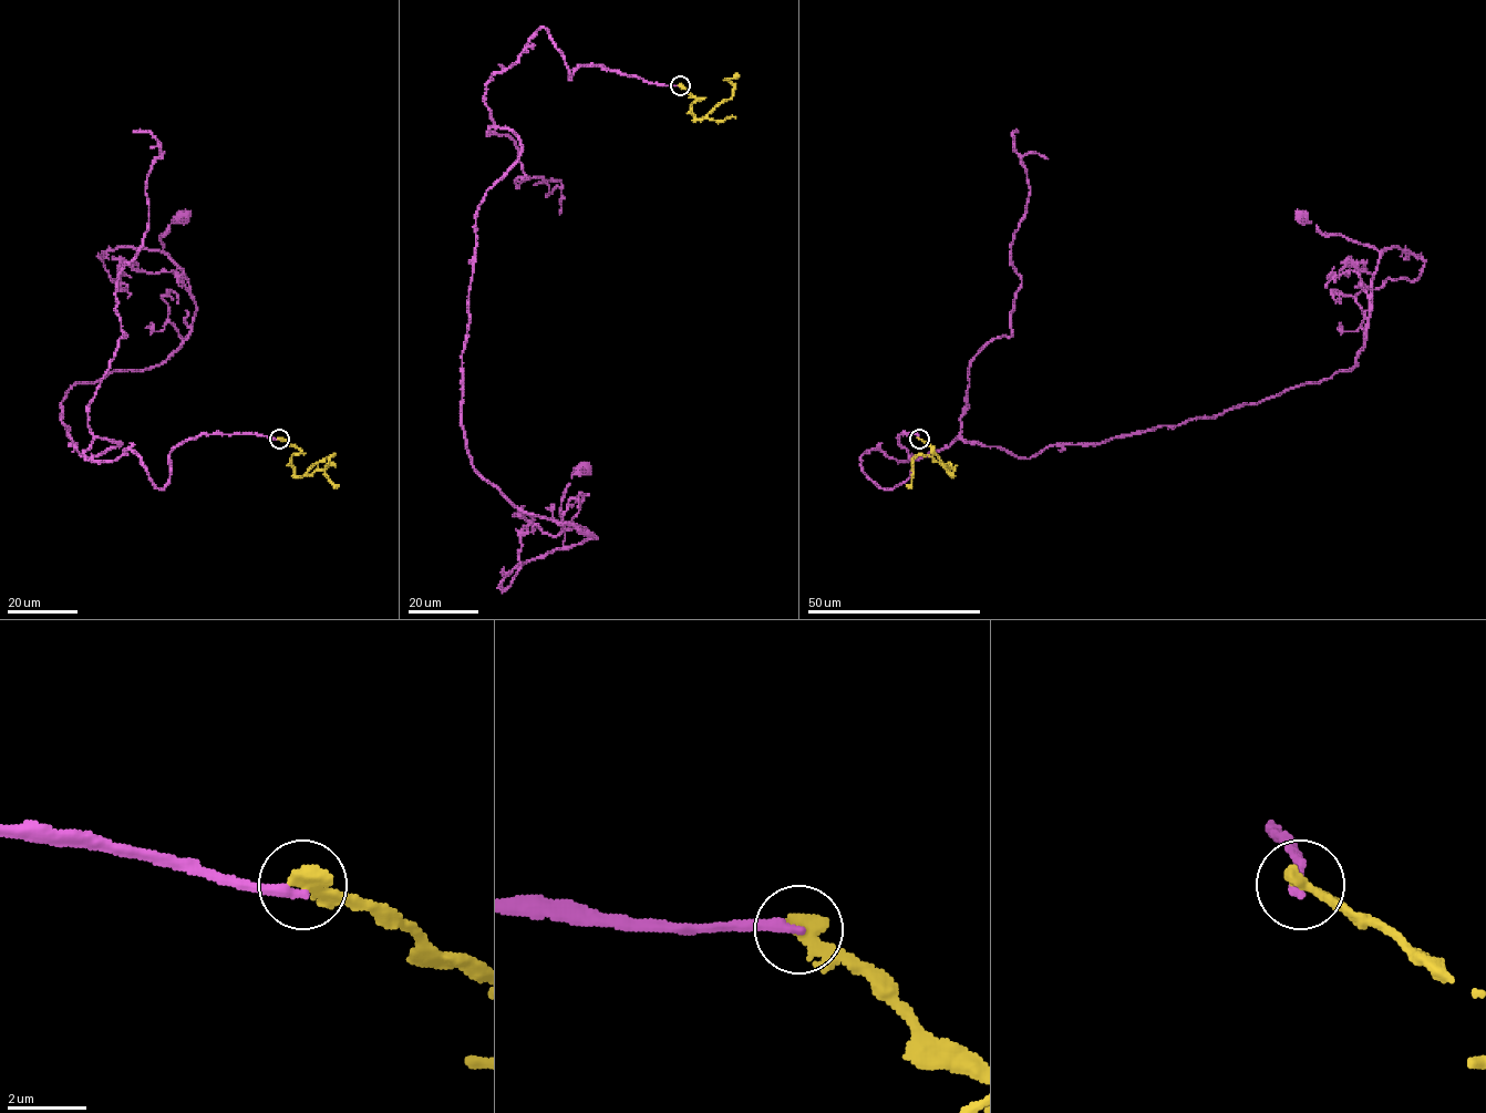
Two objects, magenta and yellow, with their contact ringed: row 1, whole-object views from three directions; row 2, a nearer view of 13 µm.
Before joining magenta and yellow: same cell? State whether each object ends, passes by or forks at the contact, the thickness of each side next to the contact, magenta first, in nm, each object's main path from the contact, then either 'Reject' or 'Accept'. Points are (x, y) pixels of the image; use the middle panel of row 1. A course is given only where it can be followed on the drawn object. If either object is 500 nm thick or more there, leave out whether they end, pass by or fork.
At the ring magenta ends. At the ring yellow ends. Thickness 280 nm (magenta) against 460 nm. Course of magenta: (680, 85), (539, 28), (485, 86), (522, 154), (465, 447), (566, 547), (584, 466). Course of yellow: (680, 85), (700, 100), (691, 112), (703, 119), (732, 95), (733, 84), (724, 80), (740, 74). Reject

